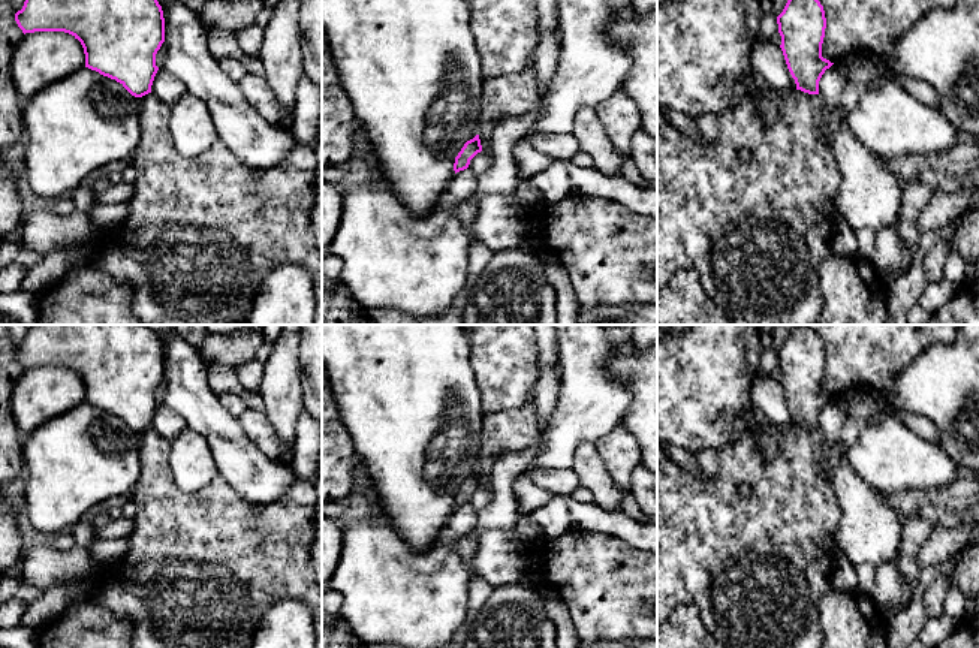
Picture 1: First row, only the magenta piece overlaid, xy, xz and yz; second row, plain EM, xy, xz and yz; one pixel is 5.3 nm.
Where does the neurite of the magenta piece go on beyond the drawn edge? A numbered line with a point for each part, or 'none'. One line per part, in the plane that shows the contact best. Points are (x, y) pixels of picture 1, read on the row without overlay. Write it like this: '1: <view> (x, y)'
none

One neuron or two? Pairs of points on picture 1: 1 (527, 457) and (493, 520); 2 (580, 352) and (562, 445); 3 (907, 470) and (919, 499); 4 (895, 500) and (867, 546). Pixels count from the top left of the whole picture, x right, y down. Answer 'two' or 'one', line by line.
1: one
2: one
3: two
4: two

